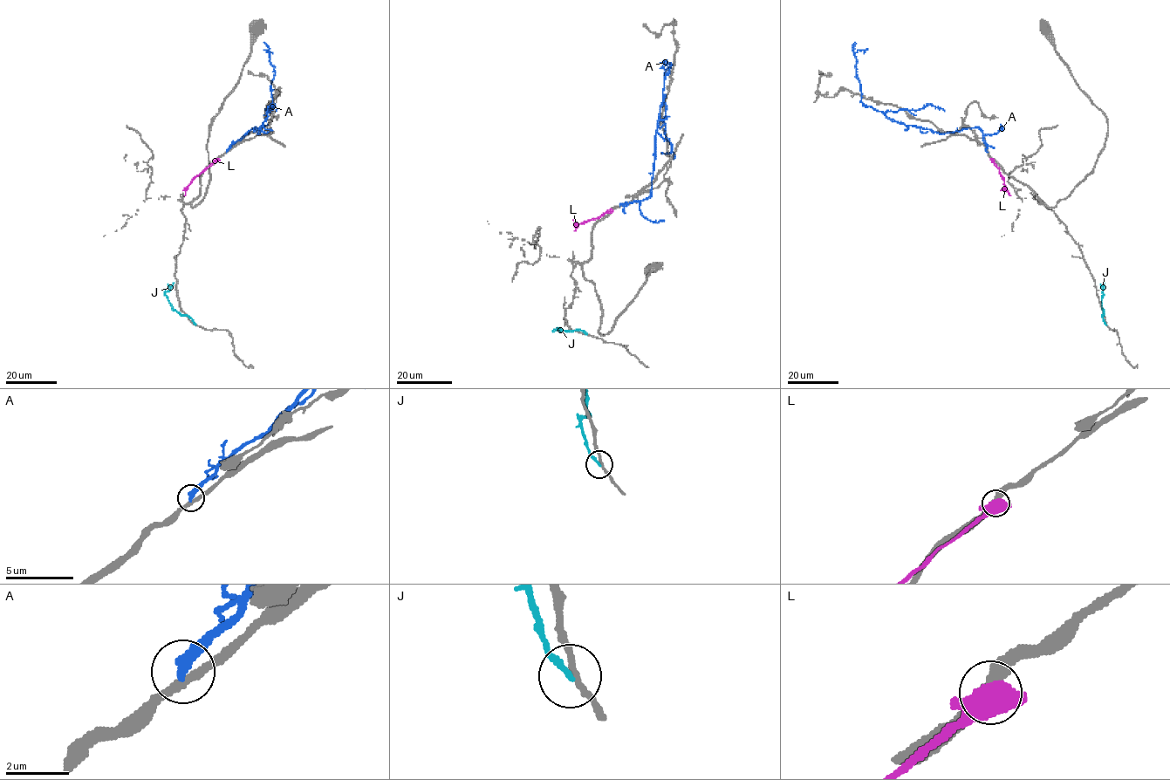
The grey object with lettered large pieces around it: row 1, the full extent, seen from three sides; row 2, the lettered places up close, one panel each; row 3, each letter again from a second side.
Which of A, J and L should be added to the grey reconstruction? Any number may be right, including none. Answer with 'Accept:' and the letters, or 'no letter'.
Accept: no letter

